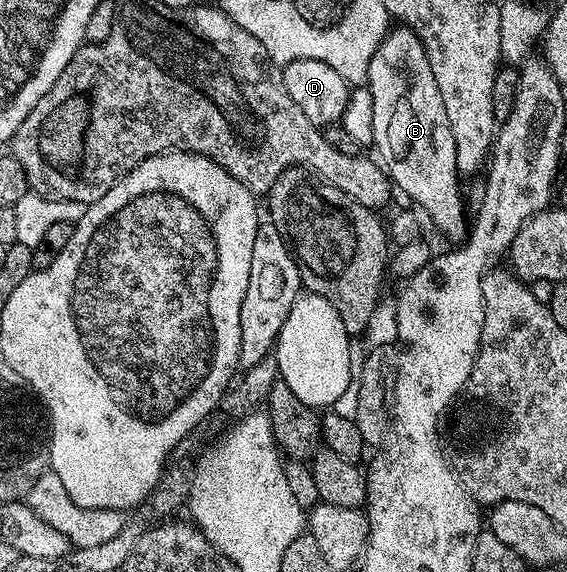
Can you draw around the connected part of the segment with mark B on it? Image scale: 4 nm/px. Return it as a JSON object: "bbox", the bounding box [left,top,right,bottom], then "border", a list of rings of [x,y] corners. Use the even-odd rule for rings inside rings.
{"bbox":[367,27,467,242],"border":[[[390,27],[379,50],[375,50],[371,58],[367,87],[371,90],[371,102],[375,106],[372,147],[377,148],[376,159],[389,173],[390,181],[396,187],[398,184],[418,204],[416,207],[422,213],[425,211],[429,215],[430,222],[447,239],[457,240],[453,242],[464,241],[467,235],[467,220],[465,224],[465,200],[461,197],[463,180],[457,170],[455,138],[451,135],[447,110],[443,110],[443,98],[439,95],[439,86],[435,86],[435,74],[431,74],[423,42],[410,28]]]}

